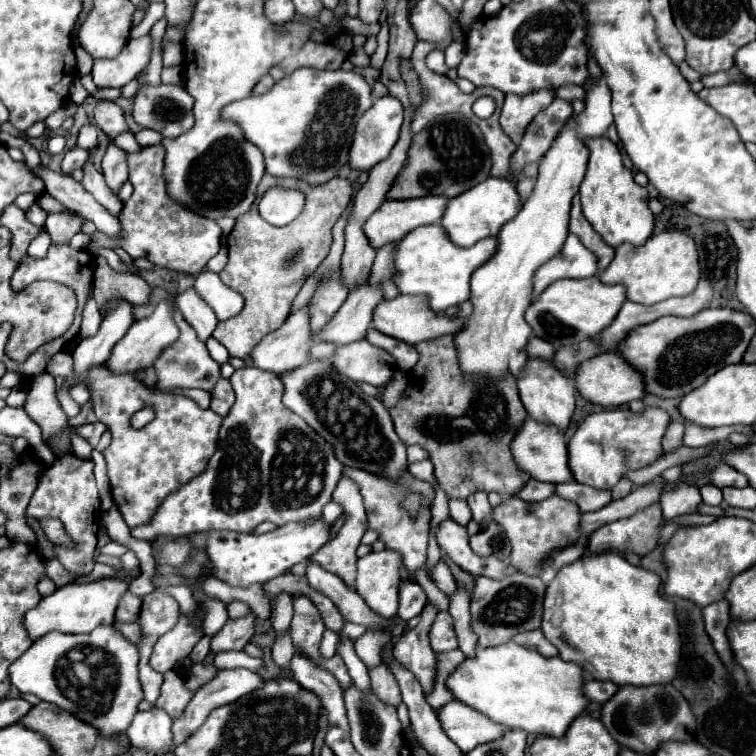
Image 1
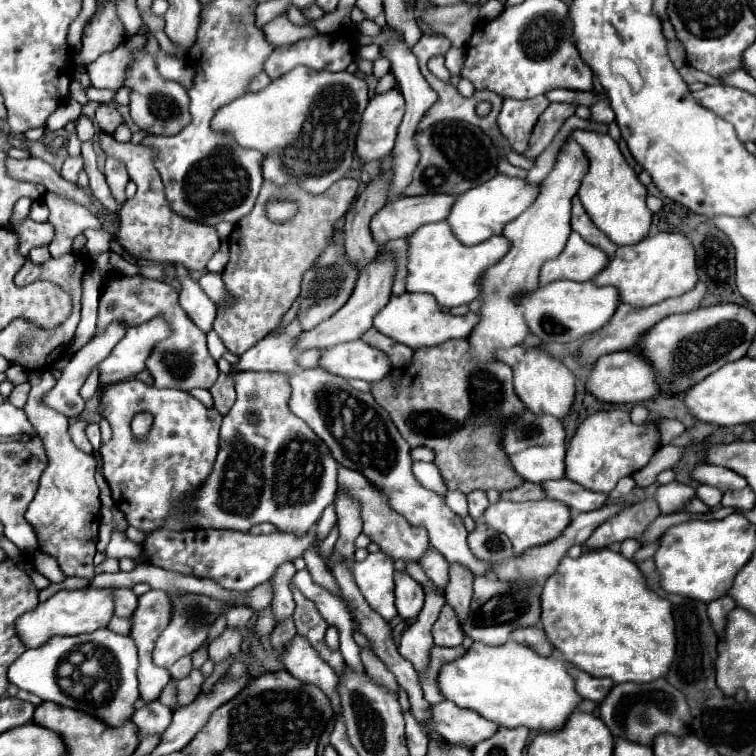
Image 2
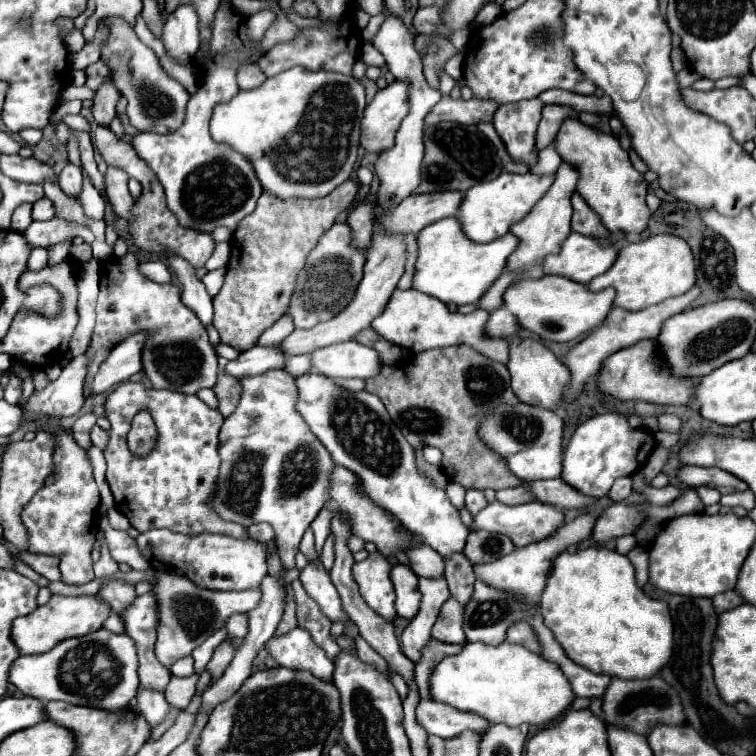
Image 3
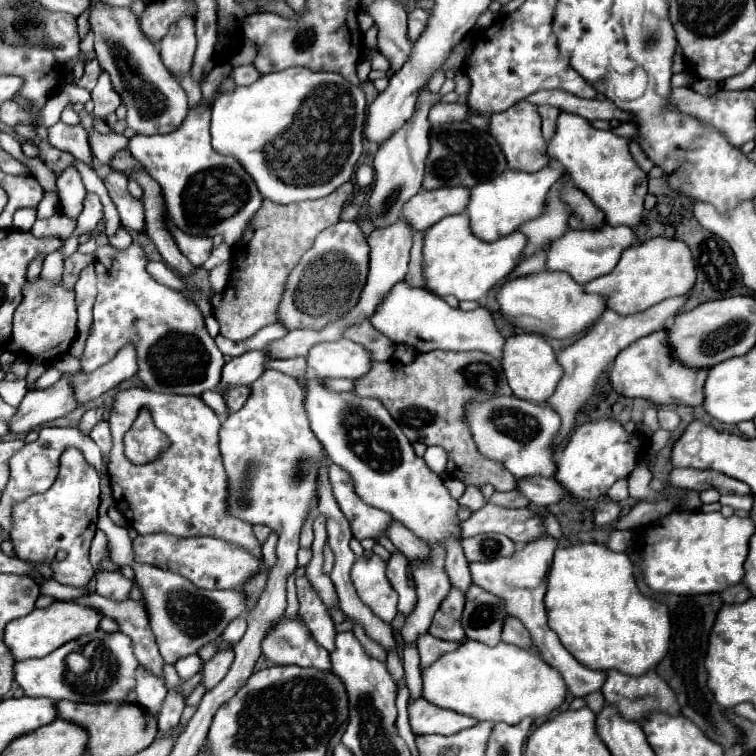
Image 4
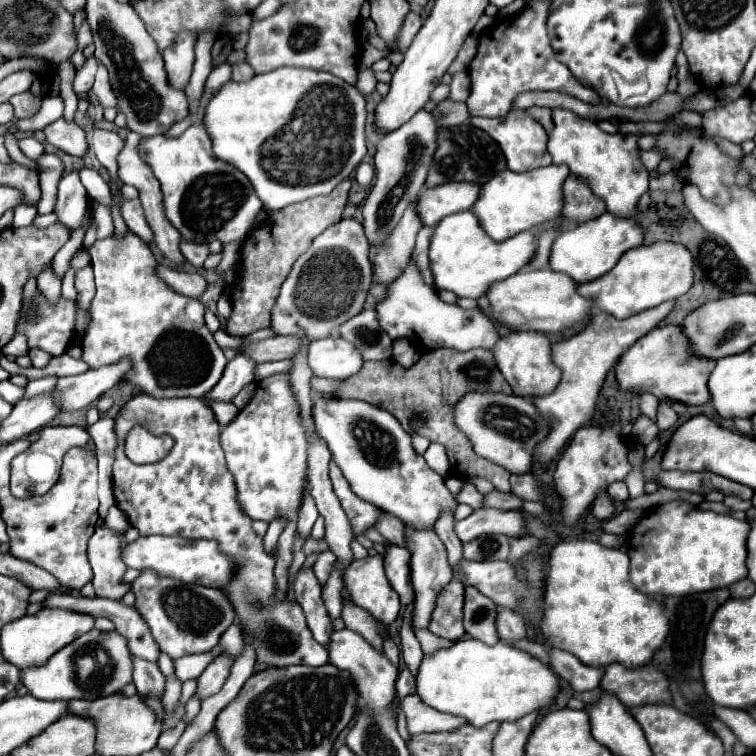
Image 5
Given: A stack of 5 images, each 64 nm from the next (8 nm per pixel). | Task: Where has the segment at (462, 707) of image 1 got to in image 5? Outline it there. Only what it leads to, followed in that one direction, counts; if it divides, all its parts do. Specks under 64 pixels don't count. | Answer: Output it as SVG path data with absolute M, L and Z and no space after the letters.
M410 694L400 700L400 708L406 714L406 726L410 734L422 734L422 732L452 732L458 726L464 726L464 718L448 716L444 712L436 712L434 708L426 706L420 696Z

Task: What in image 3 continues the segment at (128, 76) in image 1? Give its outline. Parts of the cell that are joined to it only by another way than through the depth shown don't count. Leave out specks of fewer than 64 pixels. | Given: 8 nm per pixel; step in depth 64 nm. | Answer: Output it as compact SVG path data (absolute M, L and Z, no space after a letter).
M98 60L98 62L94 62L94 64L90 64L86 68L86 86L92 88L92 90L96 90L108 76L110 76L108 66L102 60Z

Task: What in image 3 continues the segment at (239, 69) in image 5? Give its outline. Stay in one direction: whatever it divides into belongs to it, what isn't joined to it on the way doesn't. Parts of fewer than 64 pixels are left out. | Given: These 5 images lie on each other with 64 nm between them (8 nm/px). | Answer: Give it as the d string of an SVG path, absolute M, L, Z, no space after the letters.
M248 64L238 70L236 78L238 78L240 88L256 88L256 84L262 84L266 76L260 72L260 68L256 64Z

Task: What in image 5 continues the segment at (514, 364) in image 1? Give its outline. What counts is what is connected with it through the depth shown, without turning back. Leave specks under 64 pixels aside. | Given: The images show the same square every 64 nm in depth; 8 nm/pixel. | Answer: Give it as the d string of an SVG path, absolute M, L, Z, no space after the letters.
M410 256L410 262L400 278L396 278L390 284L390 292L376 306L380 326L392 340L396 338L408 338L416 342L422 350L434 350L434 348L456 348L456 350L474 350L474 348L486 348L492 350L492 344L498 340L498 332L490 318L486 318L480 310L464 310L458 304L446 304L438 298L438 292L434 286L428 286Z

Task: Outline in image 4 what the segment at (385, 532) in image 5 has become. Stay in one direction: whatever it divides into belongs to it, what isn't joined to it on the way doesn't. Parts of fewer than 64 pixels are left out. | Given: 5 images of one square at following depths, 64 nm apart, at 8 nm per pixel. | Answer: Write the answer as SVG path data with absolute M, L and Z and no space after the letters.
M392 520L388 524L386 536L390 538L390 542L404 554L408 556L408 560L412 564L416 564L416 560L426 560L428 558L428 548L422 544L422 540L418 536L414 536L412 532L408 532L408 528L404 528L404 524Z

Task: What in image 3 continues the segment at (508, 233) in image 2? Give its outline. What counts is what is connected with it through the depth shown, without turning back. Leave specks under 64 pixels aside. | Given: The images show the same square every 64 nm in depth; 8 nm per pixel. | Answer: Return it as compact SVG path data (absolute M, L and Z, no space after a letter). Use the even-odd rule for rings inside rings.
M562 162L556 172L554 184L544 194L544 198L534 206L534 210L524 220L520 220L516 226L510 228L510 232L520 238L520 246L508 258L506 270L524 270L524 276L540 276L542 274L542 260L548 254L558 252L560 244L570 234L570 218L572 218L570 196L576 190L576 180L578 180L578 172L572 170L572 166L568 166L566 162ZM504 306L494 310L494 312L490 312L490 320L486 324L486 332L492 334L494 338L504 338L504 340L512 338L512 340L516 340L518 338L518 330L520 330L520 326L516 324L516 320L512 320L512 314Z

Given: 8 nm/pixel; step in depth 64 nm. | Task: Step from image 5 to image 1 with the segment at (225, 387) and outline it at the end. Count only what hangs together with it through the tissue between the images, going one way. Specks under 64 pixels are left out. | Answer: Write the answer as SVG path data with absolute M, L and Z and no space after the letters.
M308 306L288 316L284 326L266 334L250 354L250 366L274 374L292 372L308 362L312 332L308 328Z

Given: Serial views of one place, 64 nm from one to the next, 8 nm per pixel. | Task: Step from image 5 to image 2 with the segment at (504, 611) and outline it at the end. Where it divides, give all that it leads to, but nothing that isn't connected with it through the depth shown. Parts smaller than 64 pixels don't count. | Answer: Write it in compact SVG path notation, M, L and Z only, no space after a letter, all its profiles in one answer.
M530 626L530 628L514 630L510 638L512 638L514 642L518 642L518 644L524 644L524 646L528 646L528 648L540 652L542 656L550 656L550 654L554 652L554 648L552 648L552 644L548 642L544 630L538 628L538 626Z

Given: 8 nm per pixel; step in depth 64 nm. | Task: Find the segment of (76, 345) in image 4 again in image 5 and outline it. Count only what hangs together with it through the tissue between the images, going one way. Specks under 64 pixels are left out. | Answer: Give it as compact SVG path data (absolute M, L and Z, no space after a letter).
M91 265L84 266L76 272L76 278L74 278L74 286L76 286L76 292L78 292L78 302L82 308L88 310L94 294L96 294L96 288L94 288L94 274Z

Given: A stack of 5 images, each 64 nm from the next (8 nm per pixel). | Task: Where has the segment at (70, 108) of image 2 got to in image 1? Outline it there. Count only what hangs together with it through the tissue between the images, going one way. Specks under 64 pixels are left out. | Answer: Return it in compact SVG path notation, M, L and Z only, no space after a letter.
M71 103L68 106L61 107L56 112L52 113L45 120L46 127L50 131L56 131L61 128L62 123L69 117L73 117L77 112L78 106Z

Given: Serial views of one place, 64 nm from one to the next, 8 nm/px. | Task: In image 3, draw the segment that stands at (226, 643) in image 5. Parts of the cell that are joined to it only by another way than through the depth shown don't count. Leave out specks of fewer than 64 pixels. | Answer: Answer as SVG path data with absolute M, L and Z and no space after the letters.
M246 614L230 616L228 624L226 624L226 632L228 632L228 638L244 638L246 632L248 632L248 618L246 618Z

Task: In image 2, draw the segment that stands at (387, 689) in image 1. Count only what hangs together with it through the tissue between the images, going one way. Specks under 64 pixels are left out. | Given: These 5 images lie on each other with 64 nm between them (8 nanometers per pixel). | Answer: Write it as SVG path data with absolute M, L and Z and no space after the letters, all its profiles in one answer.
M360 648L360 658L362 658L362 664L364 664L366 672L368 672L378 684L382 684L382 686L386 686L386 688L390 688L390 690L394 690L394 692L398 690L396 678L394 678L392 672L378 660L378 656L376 656L372 650Z

